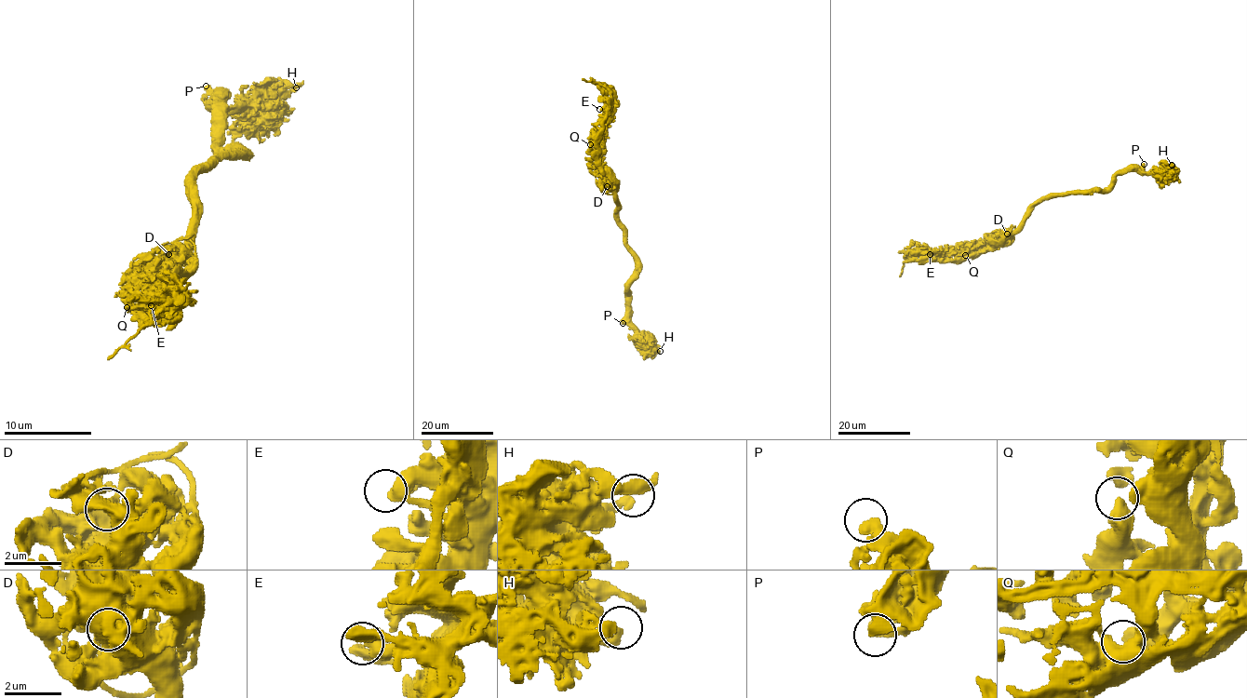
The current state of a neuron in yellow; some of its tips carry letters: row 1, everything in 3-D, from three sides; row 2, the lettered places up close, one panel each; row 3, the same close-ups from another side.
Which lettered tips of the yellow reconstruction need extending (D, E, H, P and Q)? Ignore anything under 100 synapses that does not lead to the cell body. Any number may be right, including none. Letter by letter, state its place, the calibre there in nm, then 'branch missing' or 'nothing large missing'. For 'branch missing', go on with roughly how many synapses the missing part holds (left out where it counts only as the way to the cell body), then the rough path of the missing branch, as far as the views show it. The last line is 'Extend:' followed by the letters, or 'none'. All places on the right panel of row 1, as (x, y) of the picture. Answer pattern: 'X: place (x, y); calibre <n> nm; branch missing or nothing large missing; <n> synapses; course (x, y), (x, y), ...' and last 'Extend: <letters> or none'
D: place (1007, 234); calibre 360 nm; nothing large missing
E: place (930, 254); calibre 360 nm; nothing large missing
H: place (1172, 165); calibre 280 nm; nothing large missing
P: place (1144, 164); calibre 440 nm; nothing large missing
Q: place (965, 255); calibre 550 nm; nothing large missing
Extend: none

